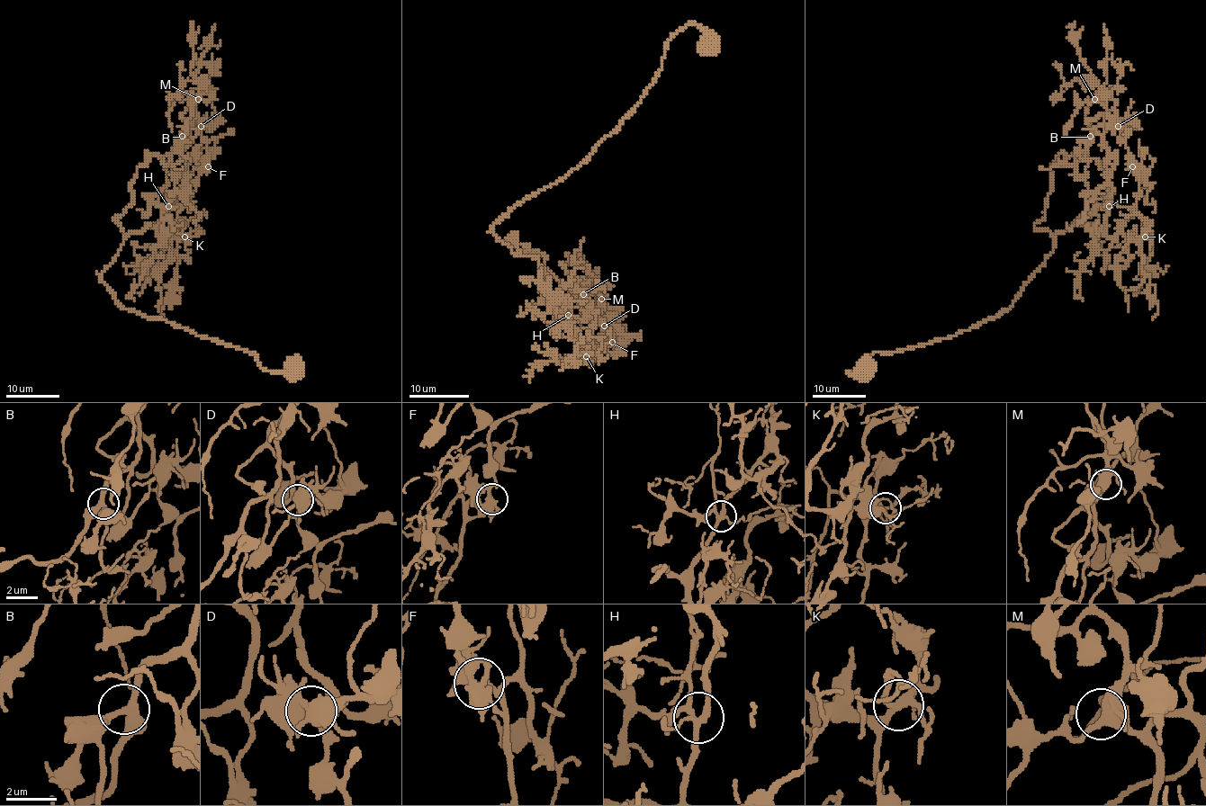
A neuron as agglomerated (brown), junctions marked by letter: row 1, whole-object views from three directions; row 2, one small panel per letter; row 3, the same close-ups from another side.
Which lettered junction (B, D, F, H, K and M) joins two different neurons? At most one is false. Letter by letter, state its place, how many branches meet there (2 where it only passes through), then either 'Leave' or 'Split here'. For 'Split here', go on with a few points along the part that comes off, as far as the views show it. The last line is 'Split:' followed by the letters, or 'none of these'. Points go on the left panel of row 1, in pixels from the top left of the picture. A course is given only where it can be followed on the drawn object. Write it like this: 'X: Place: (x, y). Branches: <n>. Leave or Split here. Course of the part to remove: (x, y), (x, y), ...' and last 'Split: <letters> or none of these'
B: Place: (182, 136). Branches: 3. Leave
D: Place: (201, 126). Branches: 3. Leave
F: Place: (208, 166). Branches: 4. Leave
H: Place: (168, 206). Branches: 5. Leave
K: Place: (184, 237). Branches: 4. Leave
M: Place: (198, 99). Branches: 4. Leave
Split: none of these

